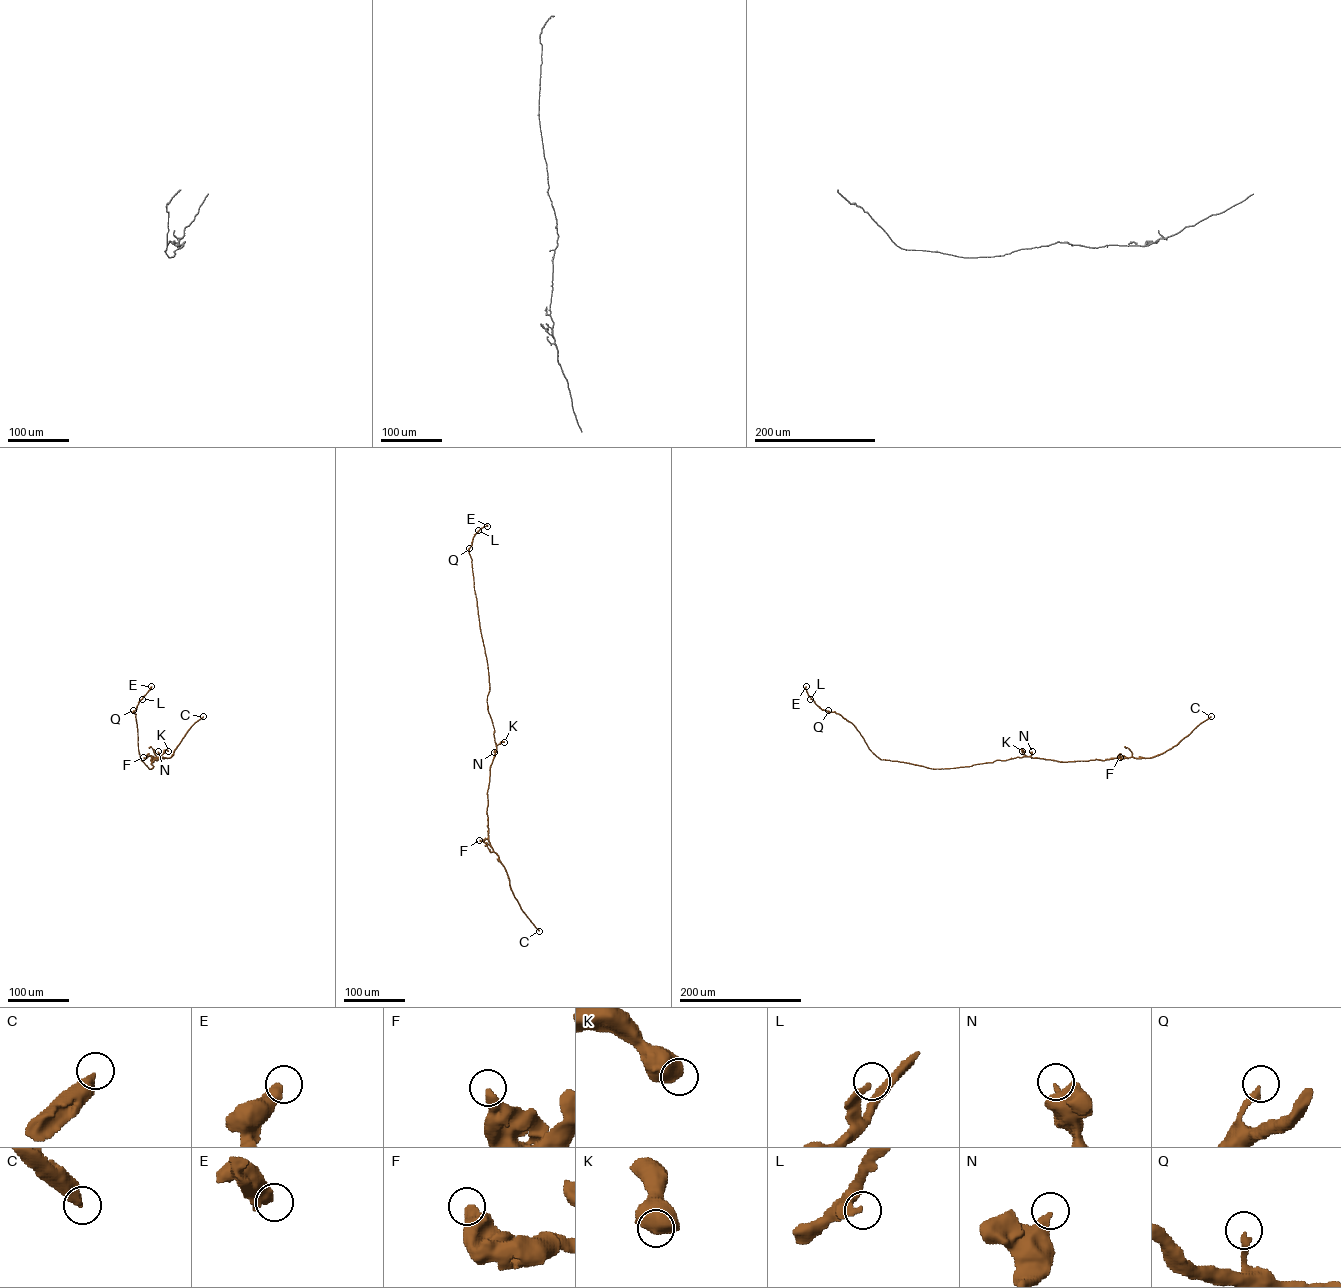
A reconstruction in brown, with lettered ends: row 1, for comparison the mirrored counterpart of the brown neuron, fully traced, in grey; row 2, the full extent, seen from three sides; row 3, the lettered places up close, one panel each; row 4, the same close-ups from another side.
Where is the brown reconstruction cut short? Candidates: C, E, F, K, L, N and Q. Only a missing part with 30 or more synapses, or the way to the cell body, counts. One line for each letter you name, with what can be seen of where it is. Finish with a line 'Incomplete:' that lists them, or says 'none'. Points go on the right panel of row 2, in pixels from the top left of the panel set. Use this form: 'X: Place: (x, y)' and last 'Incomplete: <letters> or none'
Incomplete: none

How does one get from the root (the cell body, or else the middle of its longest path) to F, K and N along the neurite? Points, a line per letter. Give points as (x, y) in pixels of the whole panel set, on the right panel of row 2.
F: (1001, 760), (1028, 756), (1070, 762), (1120, 757)
K: (1001, 760), (1025, 756), (1022, 751)
N: (1001, 760), (1029, 756), (1032, 751)

